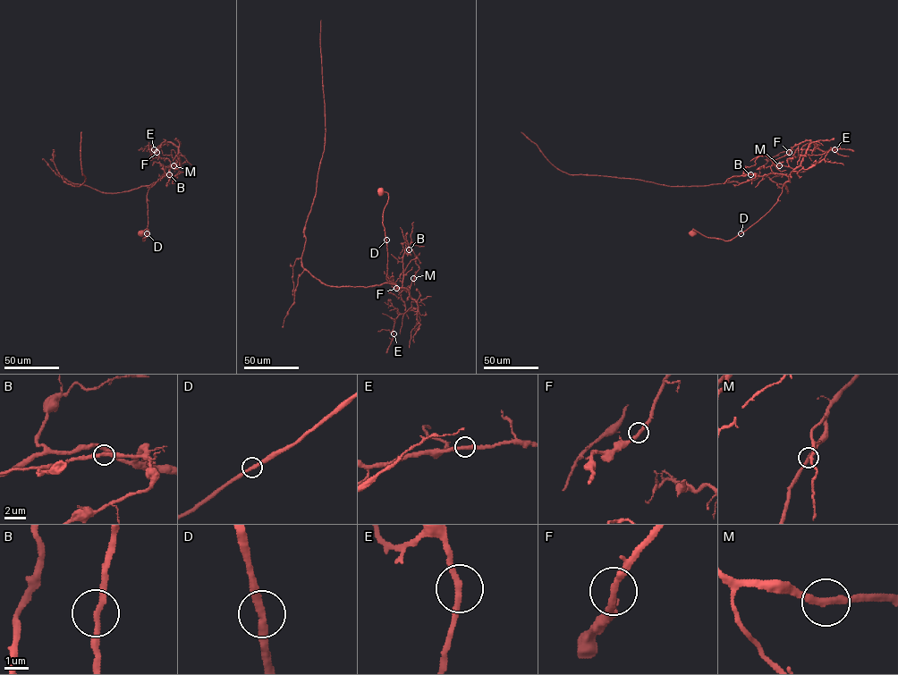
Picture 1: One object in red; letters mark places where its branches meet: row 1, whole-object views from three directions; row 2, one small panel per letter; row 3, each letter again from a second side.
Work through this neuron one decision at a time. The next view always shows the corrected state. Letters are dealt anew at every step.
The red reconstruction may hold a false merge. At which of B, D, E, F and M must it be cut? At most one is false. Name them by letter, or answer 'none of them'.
none of them

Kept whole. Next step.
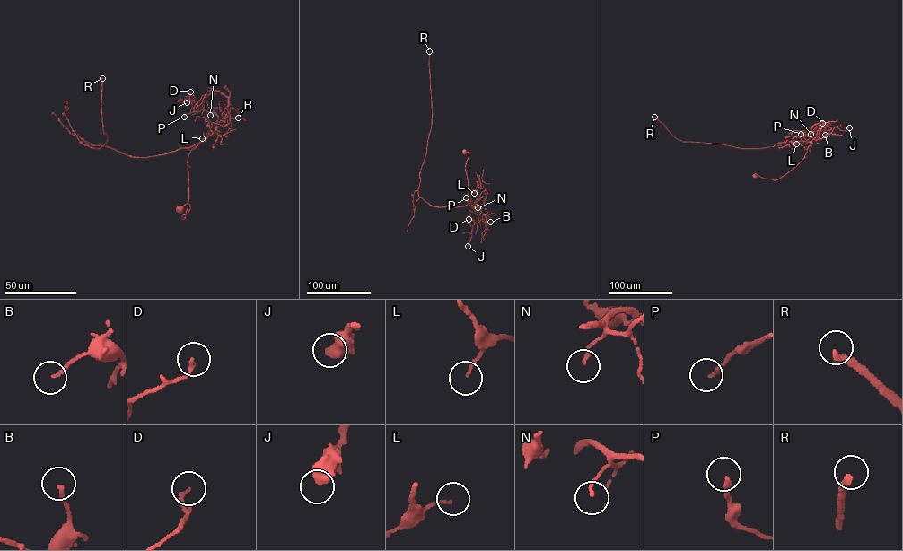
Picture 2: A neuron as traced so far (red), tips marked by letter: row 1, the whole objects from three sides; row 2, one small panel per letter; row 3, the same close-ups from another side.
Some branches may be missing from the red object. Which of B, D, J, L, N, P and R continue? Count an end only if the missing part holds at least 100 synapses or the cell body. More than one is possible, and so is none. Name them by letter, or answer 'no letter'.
R

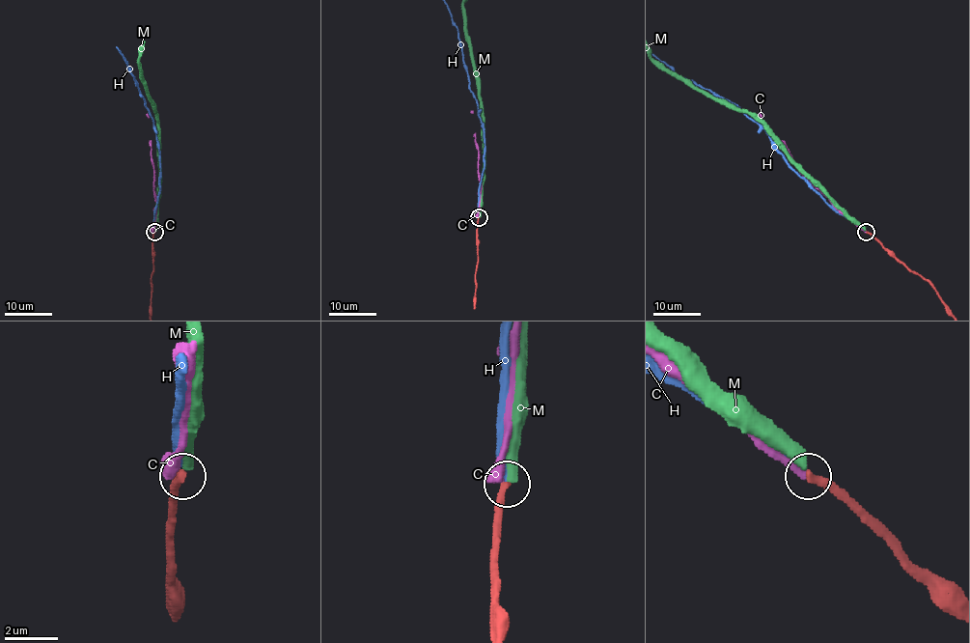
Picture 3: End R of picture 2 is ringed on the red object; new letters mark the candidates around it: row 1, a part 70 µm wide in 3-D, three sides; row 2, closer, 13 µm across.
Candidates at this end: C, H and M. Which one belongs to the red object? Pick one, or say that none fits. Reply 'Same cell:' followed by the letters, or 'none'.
Same cell: none

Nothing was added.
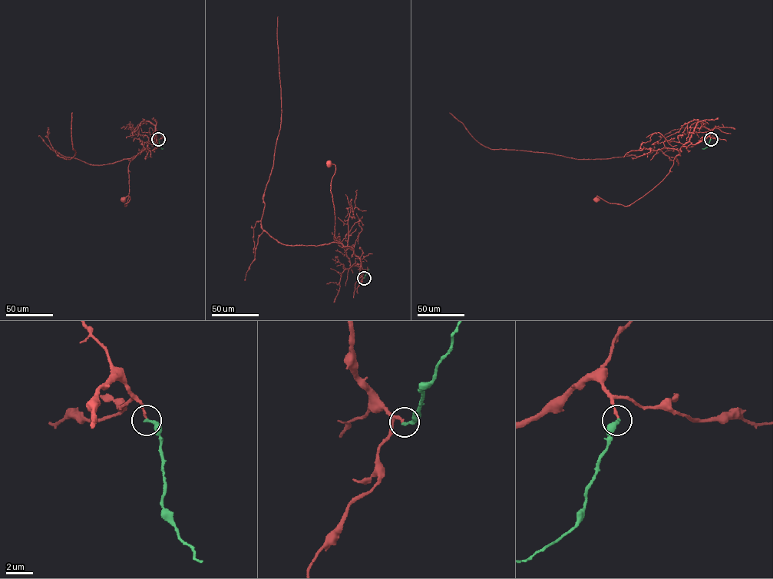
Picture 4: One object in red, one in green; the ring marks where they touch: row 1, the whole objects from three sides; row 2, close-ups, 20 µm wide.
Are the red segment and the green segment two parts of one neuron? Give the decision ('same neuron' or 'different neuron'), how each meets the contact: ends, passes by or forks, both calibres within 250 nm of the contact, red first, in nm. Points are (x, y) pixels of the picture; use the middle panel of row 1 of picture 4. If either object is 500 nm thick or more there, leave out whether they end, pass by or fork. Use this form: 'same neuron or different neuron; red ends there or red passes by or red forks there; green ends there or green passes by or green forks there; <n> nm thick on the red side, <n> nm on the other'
same neuron; red ends there; green ends there; 160 nm thick on the red side, 280 nm on the other

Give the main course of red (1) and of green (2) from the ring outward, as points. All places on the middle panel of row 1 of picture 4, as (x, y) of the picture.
1: (364, 278), (353, 249), (334, 237), (331, 183), (335, 169), (329, 163)
2: (364, 278), (368, 269)

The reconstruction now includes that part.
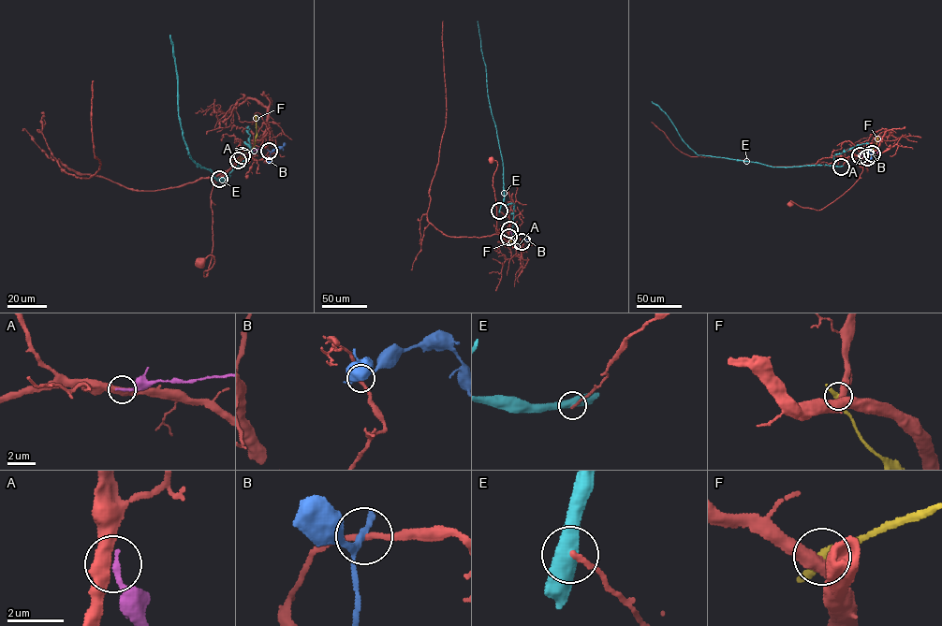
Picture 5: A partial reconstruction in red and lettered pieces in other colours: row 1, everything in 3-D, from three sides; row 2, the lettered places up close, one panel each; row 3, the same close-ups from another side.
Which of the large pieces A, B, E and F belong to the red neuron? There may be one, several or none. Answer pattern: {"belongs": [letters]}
{"belongs": []}

